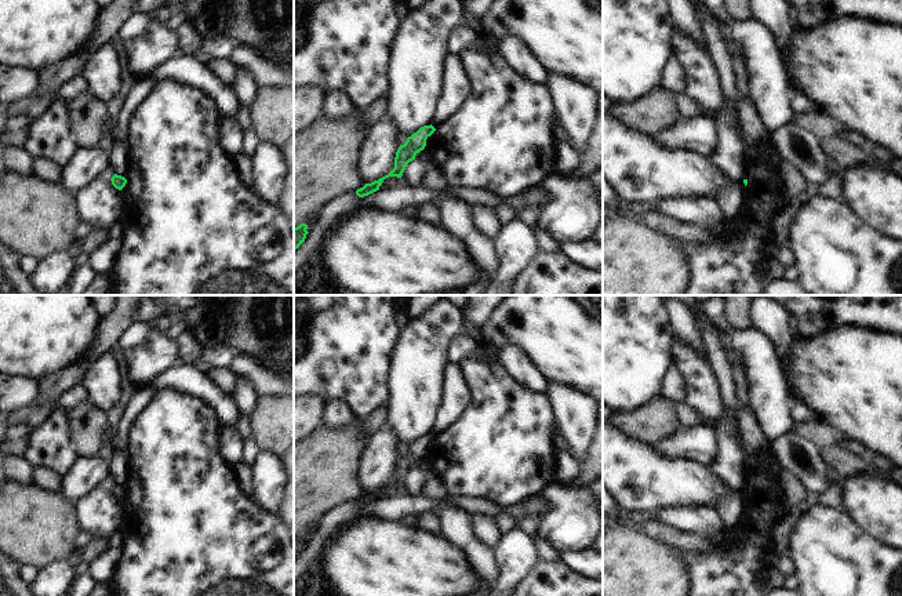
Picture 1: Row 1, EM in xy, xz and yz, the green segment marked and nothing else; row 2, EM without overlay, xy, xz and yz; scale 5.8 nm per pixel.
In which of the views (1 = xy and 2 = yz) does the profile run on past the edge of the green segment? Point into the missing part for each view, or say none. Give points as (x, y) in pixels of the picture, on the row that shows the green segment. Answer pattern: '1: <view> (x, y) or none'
1: none
2: none

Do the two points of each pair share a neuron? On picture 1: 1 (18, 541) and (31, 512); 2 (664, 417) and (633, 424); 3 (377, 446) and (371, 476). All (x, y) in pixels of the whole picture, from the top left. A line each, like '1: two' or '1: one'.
1: one
2: one
3: one

